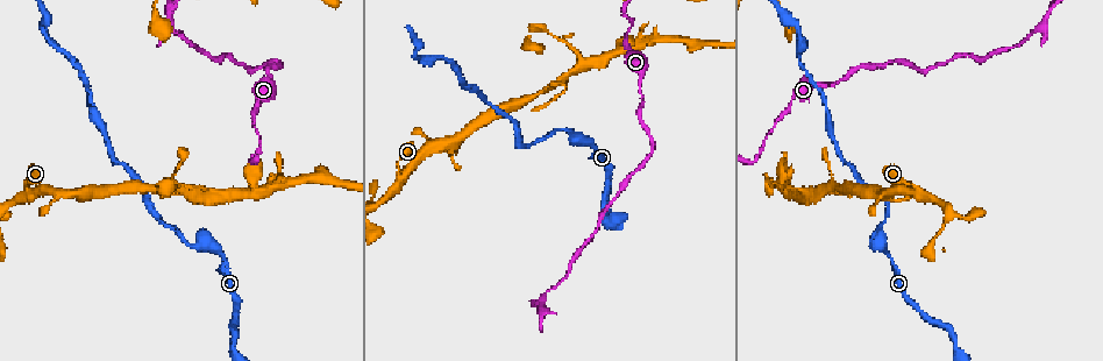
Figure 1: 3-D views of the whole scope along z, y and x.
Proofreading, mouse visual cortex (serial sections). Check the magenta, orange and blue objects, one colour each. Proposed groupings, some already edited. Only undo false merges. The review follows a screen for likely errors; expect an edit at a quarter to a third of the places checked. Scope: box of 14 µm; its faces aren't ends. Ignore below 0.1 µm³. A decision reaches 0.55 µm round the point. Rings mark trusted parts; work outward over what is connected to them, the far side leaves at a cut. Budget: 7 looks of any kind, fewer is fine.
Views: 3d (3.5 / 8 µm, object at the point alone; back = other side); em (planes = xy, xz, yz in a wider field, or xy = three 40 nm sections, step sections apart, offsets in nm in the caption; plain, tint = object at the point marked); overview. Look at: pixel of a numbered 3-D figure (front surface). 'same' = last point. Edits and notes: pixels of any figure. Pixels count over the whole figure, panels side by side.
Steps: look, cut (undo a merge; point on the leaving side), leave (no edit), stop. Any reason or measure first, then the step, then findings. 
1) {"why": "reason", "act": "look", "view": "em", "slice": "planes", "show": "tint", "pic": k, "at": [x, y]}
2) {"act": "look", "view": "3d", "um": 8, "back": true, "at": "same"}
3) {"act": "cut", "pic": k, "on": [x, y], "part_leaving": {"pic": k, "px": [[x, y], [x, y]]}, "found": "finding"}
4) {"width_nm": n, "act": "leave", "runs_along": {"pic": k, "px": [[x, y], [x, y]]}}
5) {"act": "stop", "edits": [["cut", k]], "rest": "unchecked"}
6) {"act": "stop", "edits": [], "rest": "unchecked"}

{"why": "abrupt turn", "act": "look", "view": "3d", "um": 3.5, "pic": 1, "at": [191, 244]}

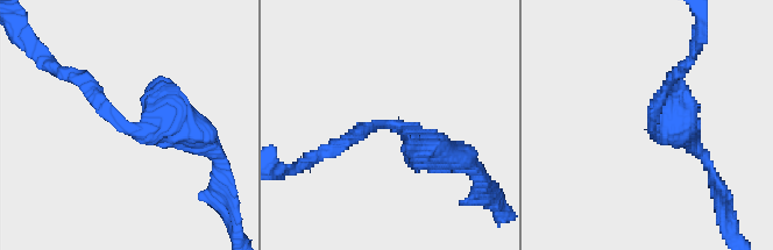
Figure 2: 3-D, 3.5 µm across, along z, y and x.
{"arm_widths_nm": [150, 450], "act": "look", "view": "em", "slice": "xy", "step": 3, "show": "tint", "pic": 2, "at": [131, 127]}

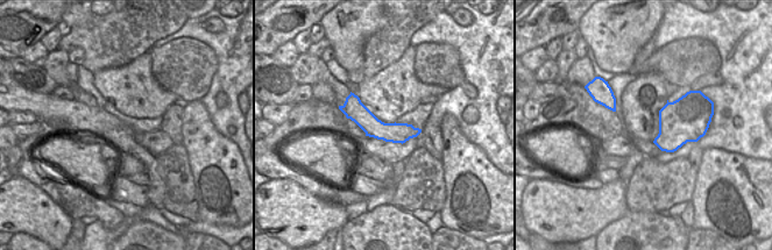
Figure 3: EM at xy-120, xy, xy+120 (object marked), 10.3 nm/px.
{"act": "leave", "runs_along": {"pic": 2, "px": [[197, 133], [126, 129], [79, 79]]}, "found": "one cell here"}

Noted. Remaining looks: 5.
{"why": "arms part here", "act": "look", "view": "3d", "um": 3.5, "back": true, "pic": 1, "at": [400, 176]}

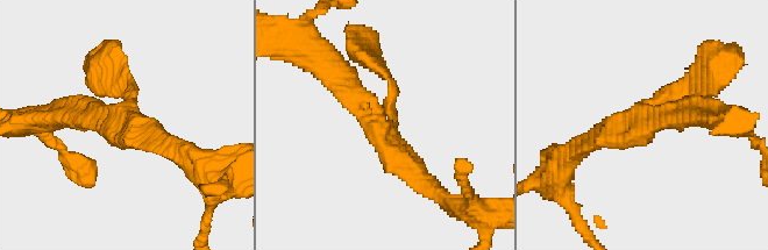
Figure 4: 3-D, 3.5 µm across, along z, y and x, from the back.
{"arms": 3, "arm_widths_nm": [150, 250, 300], "why": "need the tissue", "act": "look", "view": "em", "slice": "planes", "show": "tint", "pic": 4, "at": [387, 125]}

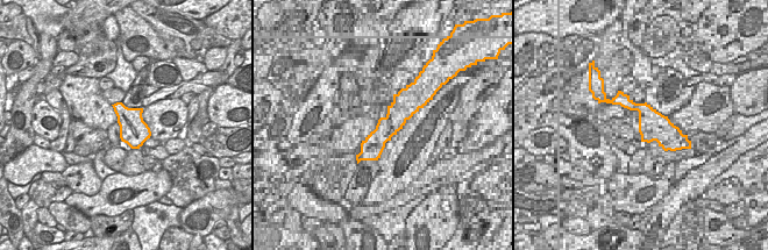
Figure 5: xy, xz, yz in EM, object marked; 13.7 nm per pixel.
{"act": "leave", "runs_along": {"pic": 4, "px": [[118, 83], [121, 114], [75, 111]]}, "found": "continuous, no second cell"}

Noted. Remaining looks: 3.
{"act": "look", "view": "3d", "um": 3.5, "pic": 1, "at": [1046, 17]}

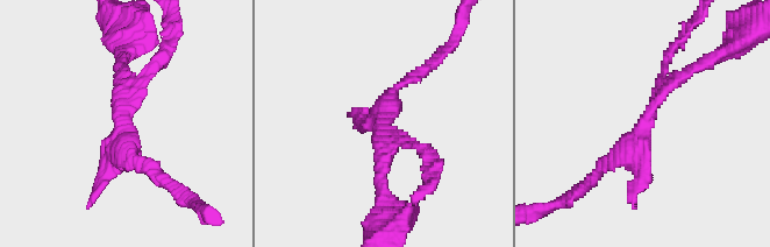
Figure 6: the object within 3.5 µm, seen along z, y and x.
{"arms": 3, "arm_widths_nm": [150, 150, 200], "act": "look", "view": "em", "slice": "xy", "step": 1, "show": "plain", "pic": 6, "at": [120, 116]}

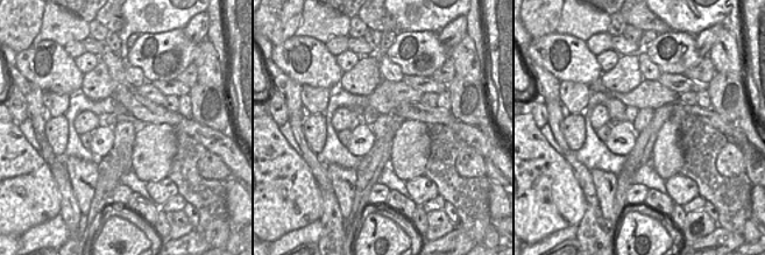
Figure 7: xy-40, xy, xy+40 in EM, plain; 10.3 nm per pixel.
{"why": "where the object lies", "act": "look", "view": "em", "slice": "xy", "step": 1, "show": "tint", "at": "same"}

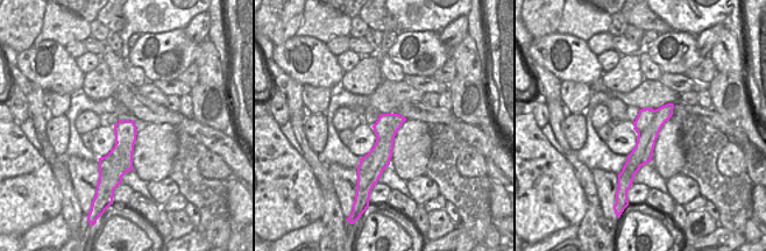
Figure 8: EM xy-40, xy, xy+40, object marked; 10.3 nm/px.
{"act": "cut", "pic": 6, "on": [631, 197], "found": "a second cell is stuck on"}

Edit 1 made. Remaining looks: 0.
{"act": "stop", "edits": [["cut", 6]], "rest": "unchecked"}

